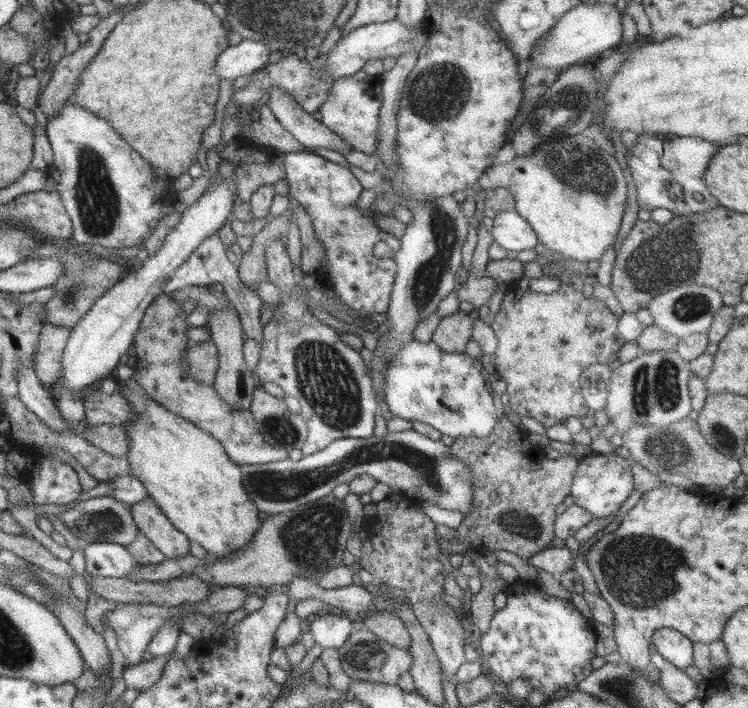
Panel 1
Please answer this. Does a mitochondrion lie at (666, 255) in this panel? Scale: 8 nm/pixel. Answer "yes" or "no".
yes

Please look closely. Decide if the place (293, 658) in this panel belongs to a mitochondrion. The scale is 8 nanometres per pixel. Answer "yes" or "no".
no

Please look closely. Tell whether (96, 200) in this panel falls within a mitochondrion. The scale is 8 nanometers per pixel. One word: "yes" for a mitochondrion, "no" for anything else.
yes

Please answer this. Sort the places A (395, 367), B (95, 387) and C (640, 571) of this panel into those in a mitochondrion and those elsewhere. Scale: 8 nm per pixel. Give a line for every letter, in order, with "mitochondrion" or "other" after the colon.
A: other
B: other
C: mitochondrion

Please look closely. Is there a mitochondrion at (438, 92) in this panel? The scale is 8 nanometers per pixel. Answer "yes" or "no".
yes

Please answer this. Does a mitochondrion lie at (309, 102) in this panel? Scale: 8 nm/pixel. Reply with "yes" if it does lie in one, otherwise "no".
no

